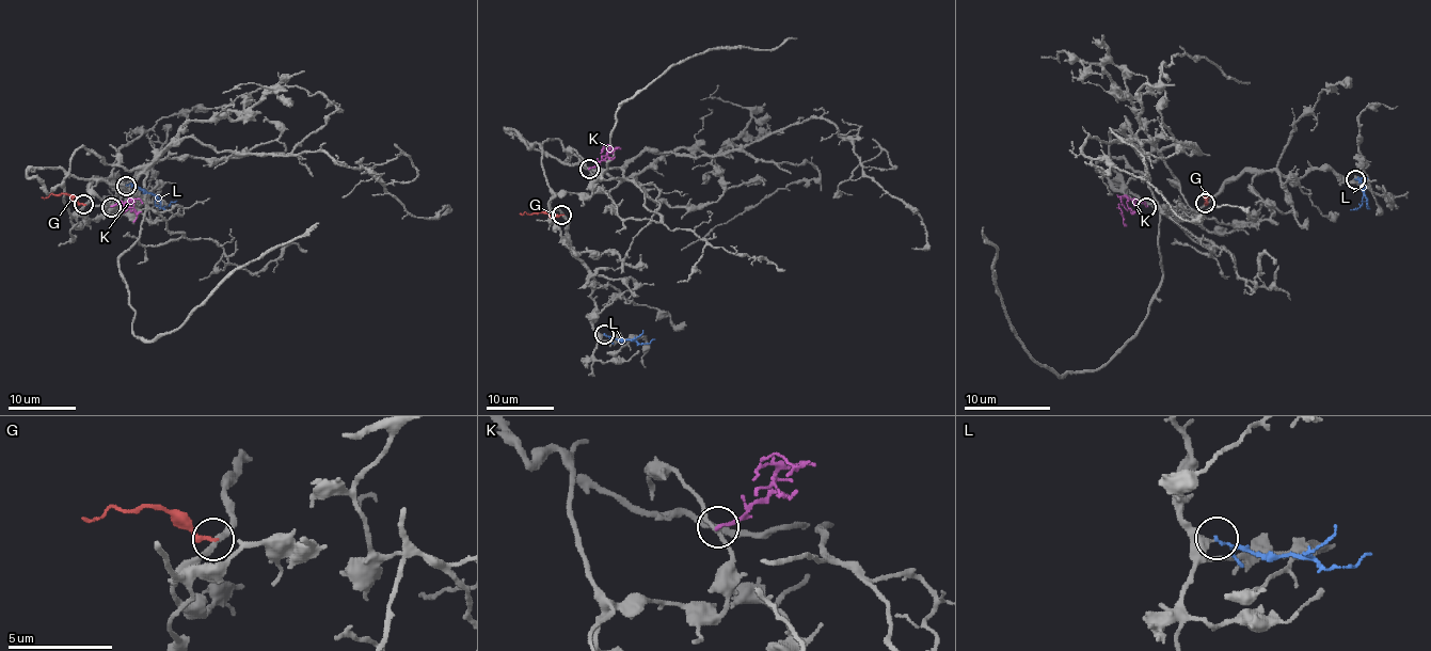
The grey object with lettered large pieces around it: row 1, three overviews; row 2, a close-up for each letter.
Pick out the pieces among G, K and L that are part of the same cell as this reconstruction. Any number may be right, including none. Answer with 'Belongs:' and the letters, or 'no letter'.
Belongs: no letter

